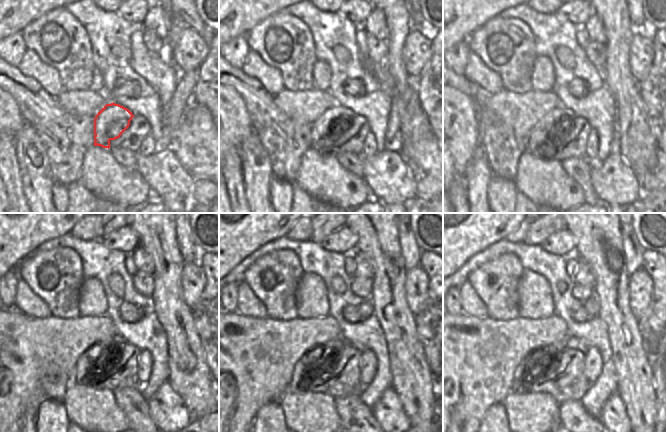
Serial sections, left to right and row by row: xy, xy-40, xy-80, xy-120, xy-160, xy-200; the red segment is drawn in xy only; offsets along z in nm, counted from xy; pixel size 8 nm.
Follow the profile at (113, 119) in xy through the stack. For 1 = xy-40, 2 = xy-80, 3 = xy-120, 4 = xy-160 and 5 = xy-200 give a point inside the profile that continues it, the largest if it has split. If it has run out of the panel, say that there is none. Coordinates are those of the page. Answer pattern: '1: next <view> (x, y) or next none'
1: next xy-40 (336, 121)
2: next xy-80 (553, 127)
3: next xy-120 (100, 357)
4: next xy-160 (321, 359)
5: next xy-200 (520, 382)

